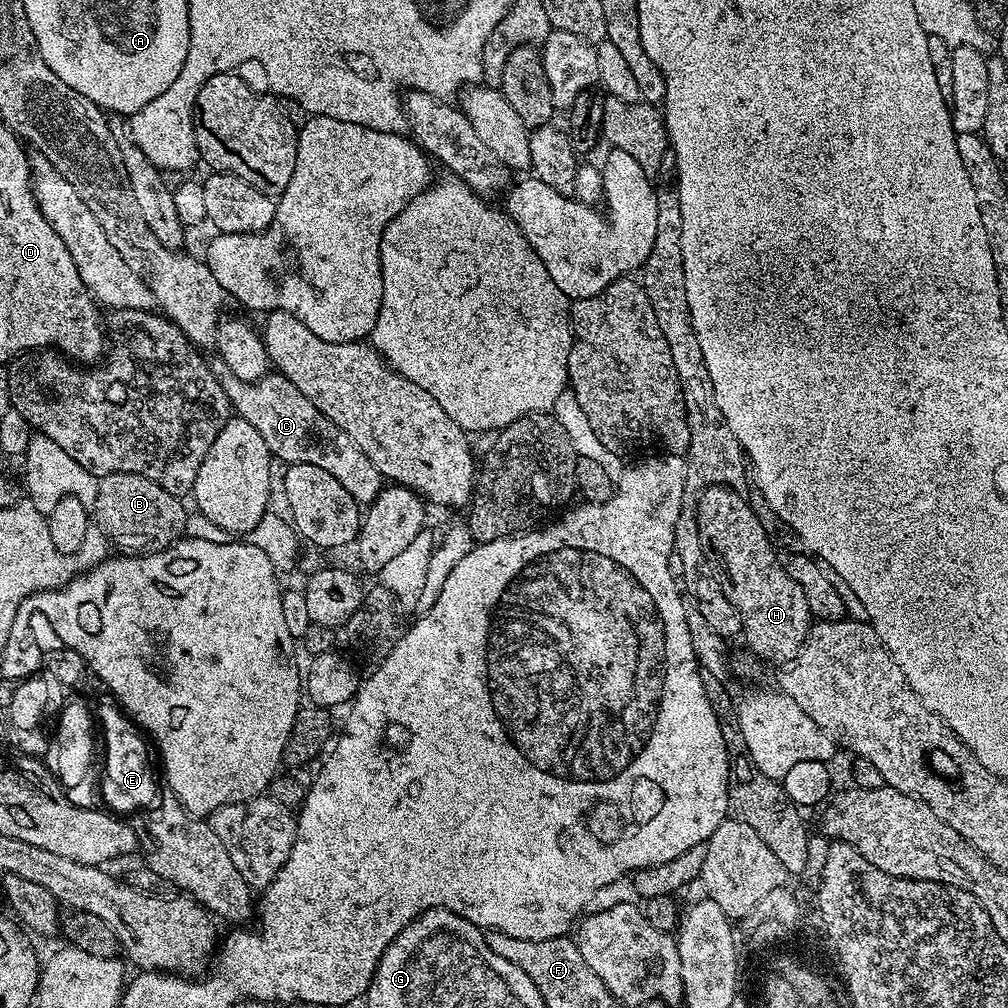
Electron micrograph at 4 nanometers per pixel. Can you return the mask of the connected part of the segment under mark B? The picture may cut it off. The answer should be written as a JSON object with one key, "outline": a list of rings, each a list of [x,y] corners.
{"outline":[[[115,472],[99,477],[100,485],[96,495],[94,505],[94,522],[102,529],[109,545],[118,547],[128,554],[147,554],[149,552],[161,552],[164,548],[169,548],[177,540],[185,535],[189,509],[184,509],[185,501],[179,496],[170,494],[158,482],[146,478],[142,474],[133,472]]]}

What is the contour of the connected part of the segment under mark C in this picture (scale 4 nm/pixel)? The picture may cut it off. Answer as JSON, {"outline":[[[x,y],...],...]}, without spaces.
{"outline":[[[216,358],[210,367],[215,376],[220,377],[220,385],[226,394],[231,411],[241,416],[258,434],[262,434],[262,442],[272,452],[277,461],[284,460],[285,465],[309,464],[319,466],[328,471],[332,477],[342,482],[346,494],[354,498],[357,504],[367,506],[378,498],[382,487],[382,477],[374,462],[358,450],[358,446],[339,428],[334,421],[326,418],[294,382],[290,382],[279,374],[269,374],[260,380],[239,380],[226,366],[226,362]]]}

